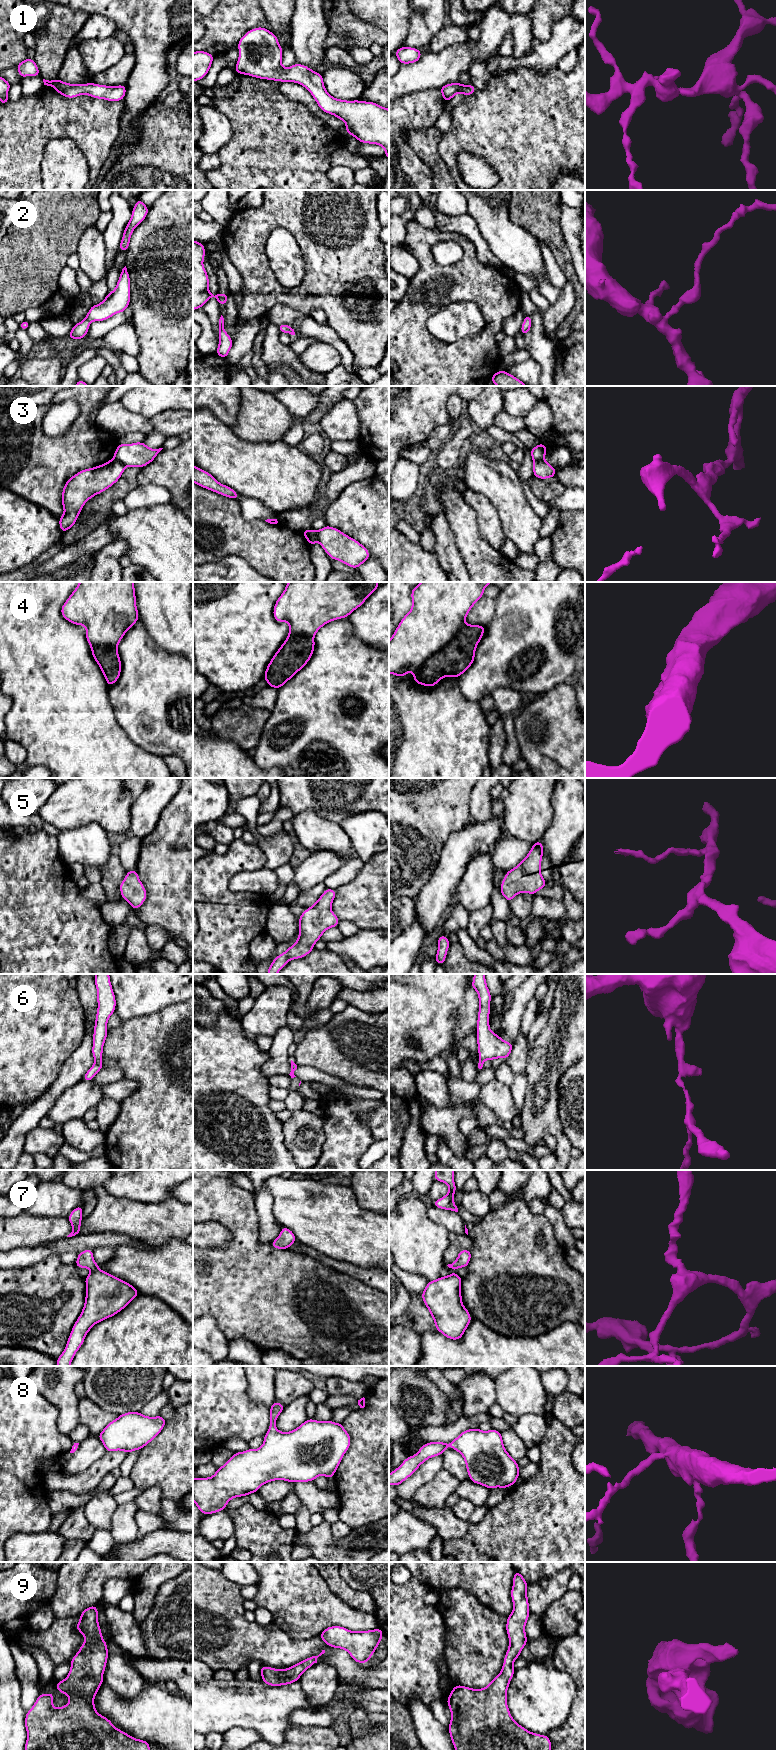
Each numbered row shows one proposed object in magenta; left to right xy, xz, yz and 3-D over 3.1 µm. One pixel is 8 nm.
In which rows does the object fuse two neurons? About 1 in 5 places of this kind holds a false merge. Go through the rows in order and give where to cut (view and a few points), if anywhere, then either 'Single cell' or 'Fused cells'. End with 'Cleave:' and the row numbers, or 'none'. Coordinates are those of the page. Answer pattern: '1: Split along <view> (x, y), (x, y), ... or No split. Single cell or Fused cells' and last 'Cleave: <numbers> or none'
1: No split. Single cell
2: No split. Single cell
3: Split along xy (114, 457), (125, 466). Fused cells
4: No split. Single cell
5: No split. Single cell
6: No split. Single cell
7: No split. Single cell
8: No split. Single cell
9: No split. Single cell
Cleave: 3

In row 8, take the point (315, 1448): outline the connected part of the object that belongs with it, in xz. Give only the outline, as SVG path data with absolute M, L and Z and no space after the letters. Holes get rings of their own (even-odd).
M275 1401L271 1405L270 1428L260 1448L234 1453L222 1467L217 1468L212 1477L193 1479L193 1502L202 1514L225 1510L231 1499L256 1493L263 1484L274 1480L296 1483L314 1481L319 1475L324 1475L327 1479L334 1477L350 1447L350 1435L341 1423L314 1419L307 1419L290 1432L281 1432L275 1427L275 1423L284 1408L285 1405Z

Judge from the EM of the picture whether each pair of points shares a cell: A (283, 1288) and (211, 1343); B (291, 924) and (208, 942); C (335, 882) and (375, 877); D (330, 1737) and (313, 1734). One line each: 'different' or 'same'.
A: different
B: different
C: different
D: same

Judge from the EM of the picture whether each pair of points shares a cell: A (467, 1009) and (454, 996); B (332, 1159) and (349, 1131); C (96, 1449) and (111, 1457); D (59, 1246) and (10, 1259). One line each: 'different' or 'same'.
A: different
B: same
C: different
D: same

